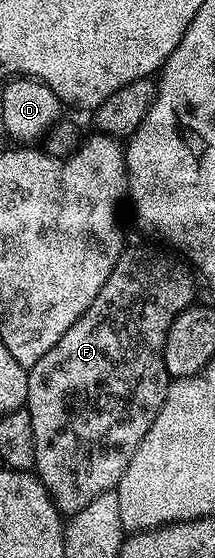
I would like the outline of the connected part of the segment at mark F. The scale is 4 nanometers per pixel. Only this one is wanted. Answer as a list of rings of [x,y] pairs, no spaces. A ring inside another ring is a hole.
[[[126,246],[121,252],[119,261],[115,261],[115,267],[111,269],[111,277],[107,277],[107,281],[103,281],[103,289],[99,289],[95,301],[91,301],[91,305],[87,305],[85,312],[75,321],[75,325],[71,325],[71,329],[67,329],[67,333],[63,333],[63,337],[59,337],[59,341],[55,341],[55,345],[51,349],[47,349],[47,353],[43,353],[43,357],[39,357],[39,361],[35,361],[33,367],[28,368],[24,410],[31,413],[31,433],[35,433],[35,466],[33,469],[62,516],[75,515],[102,493],[116,488],[118,481],[126,472],[131,458],[135,457],[143,437],[147,437],[147,429],[151,429],[151,421],[155,421],[155,417],[163,405],[171,382],[171,377],[167,373],[163,361],[167,329],[171,329],[173,319],[179,317],[179,313],[183,313],[194,302],[194,272],[180,258],[169,255],[164,255],[161,251],[152,251],[149,247]]]

